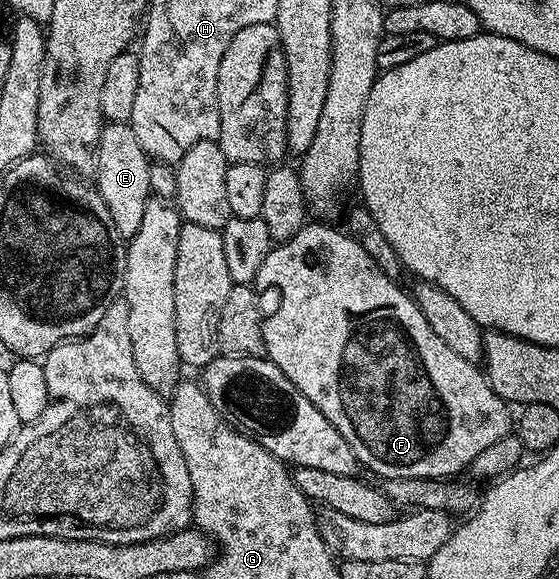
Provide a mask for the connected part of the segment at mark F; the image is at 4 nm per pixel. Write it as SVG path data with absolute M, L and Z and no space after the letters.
M307 223L300 231L296 231L296 235L292 235L286 241L277 242L271 248L268 259L264 259L264 263L260 266L258 281L261 284L275 285L279 295L282 296L274 309L274 314L271 317L269 314L262 322L266 344L265 356L276 367L280 367L284 375L288 375L290 382L317 407L320 415L324 415L324 419L328 419L328 423L332 423L332 427L336 427L336 431L344 435L348 447L352 447L352 451L358 457L359 466L366 468L367 465L372 472L379 473L382 479L396 477L450 479L453 478L450 477L453 473L458 473L469 465L471 468L477 462L478 456L488 451L492 443L496 443L496 439L511 432L511 406L500 395L496 395L496 391L486 379L485 372L475 362L460 359L460 355L456 355L456 351L452 351L452 347L448 347L448 343L444 343L444 339L440 339L436 331L428 327L428 319L424 319L424 315L418 310L413 296L407 290L405 293L399 282L390 281L388 276L384 275L384 271L380 271L372 255L368 255L368 252L361 247L360 241L342 229L341 231L333 229L330 223L318 224L322 225Z

